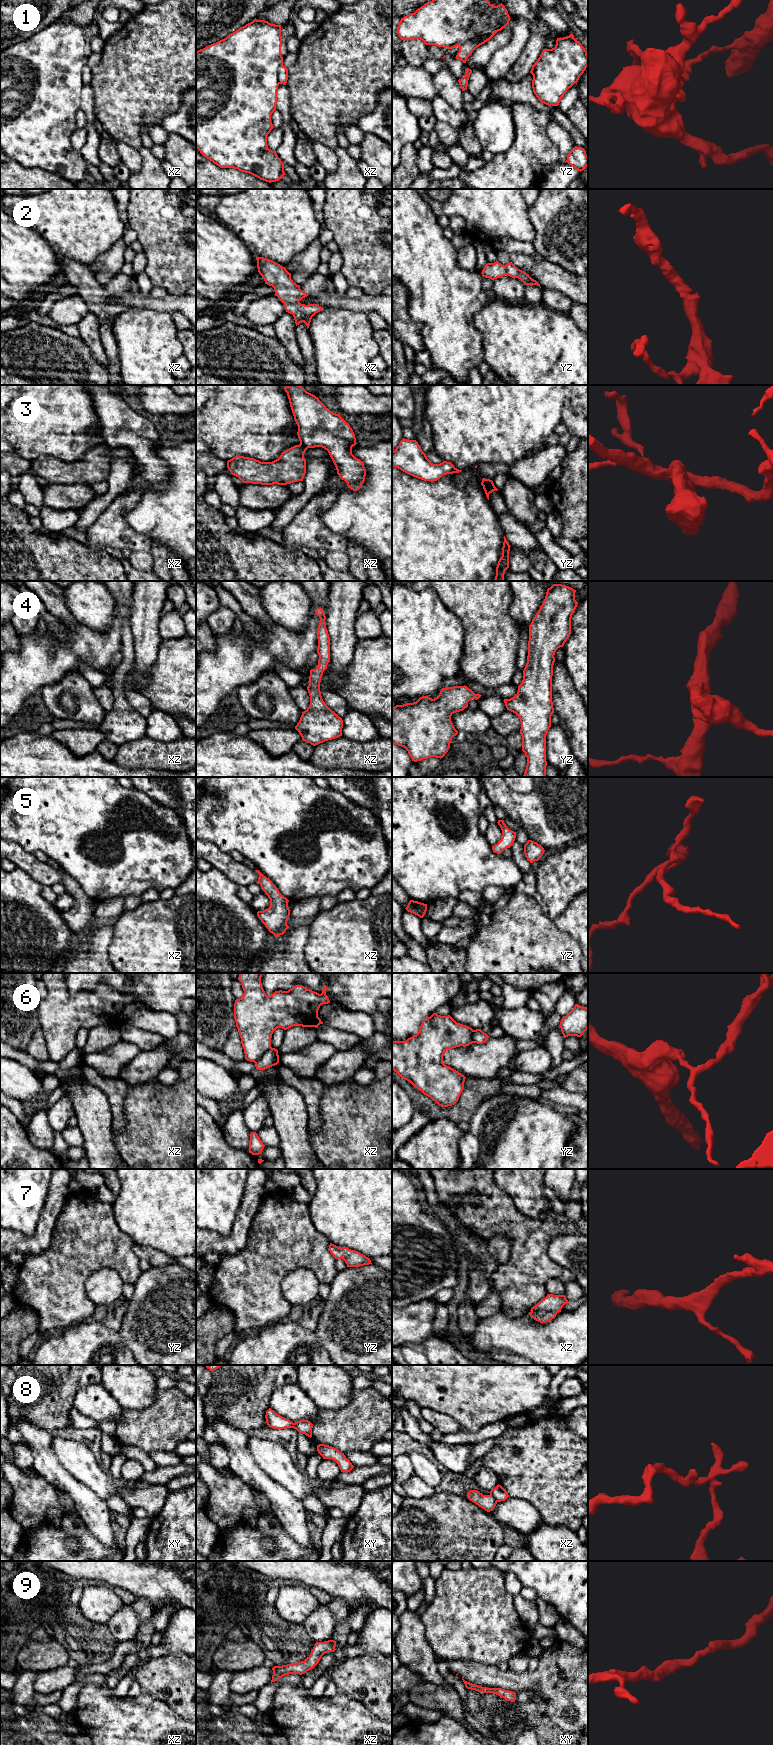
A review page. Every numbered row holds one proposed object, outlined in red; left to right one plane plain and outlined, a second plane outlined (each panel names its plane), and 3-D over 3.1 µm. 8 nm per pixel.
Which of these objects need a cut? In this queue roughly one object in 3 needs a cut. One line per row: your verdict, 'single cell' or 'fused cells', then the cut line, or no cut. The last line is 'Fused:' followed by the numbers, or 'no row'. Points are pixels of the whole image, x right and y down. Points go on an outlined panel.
1: fused cells; cut yz (482, 38), (475, 37), (459, 50)
2: single cell; cut none
3: fused cells; cut xz (299, 444), (307, 448)
4: single cell; cut none
5: single cell; cut none
6: fused cells; cut xz (271, 1047), (254, 1062)
7: single cell; cut none
8: fused cells; cut xz (490, 1494), (497, 1501)
9: single cell; cut none
Fused: 1, 3, 6, 8

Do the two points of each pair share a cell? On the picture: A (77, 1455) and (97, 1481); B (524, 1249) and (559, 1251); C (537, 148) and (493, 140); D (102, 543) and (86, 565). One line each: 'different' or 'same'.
A: same
B: different
C: different
D: different

